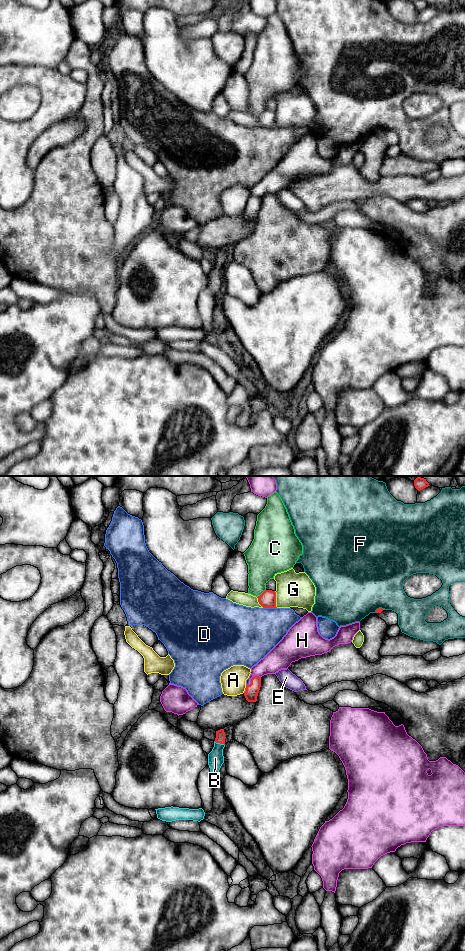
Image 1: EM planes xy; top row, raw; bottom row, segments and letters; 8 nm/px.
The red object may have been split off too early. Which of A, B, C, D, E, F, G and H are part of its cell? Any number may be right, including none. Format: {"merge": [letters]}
{"merge": ["B", "E"]}

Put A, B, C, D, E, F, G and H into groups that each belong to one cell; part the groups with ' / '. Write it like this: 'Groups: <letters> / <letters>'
Groups: A / B E / C / D / F / G / H

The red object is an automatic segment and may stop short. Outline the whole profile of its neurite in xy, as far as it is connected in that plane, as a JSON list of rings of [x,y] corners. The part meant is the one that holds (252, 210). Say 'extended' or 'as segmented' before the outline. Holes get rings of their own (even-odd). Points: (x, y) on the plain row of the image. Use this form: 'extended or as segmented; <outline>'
extended; [[[250,194],[246,200],[244,216],[248,222],[256,222],[261,207],[261,197]]]

